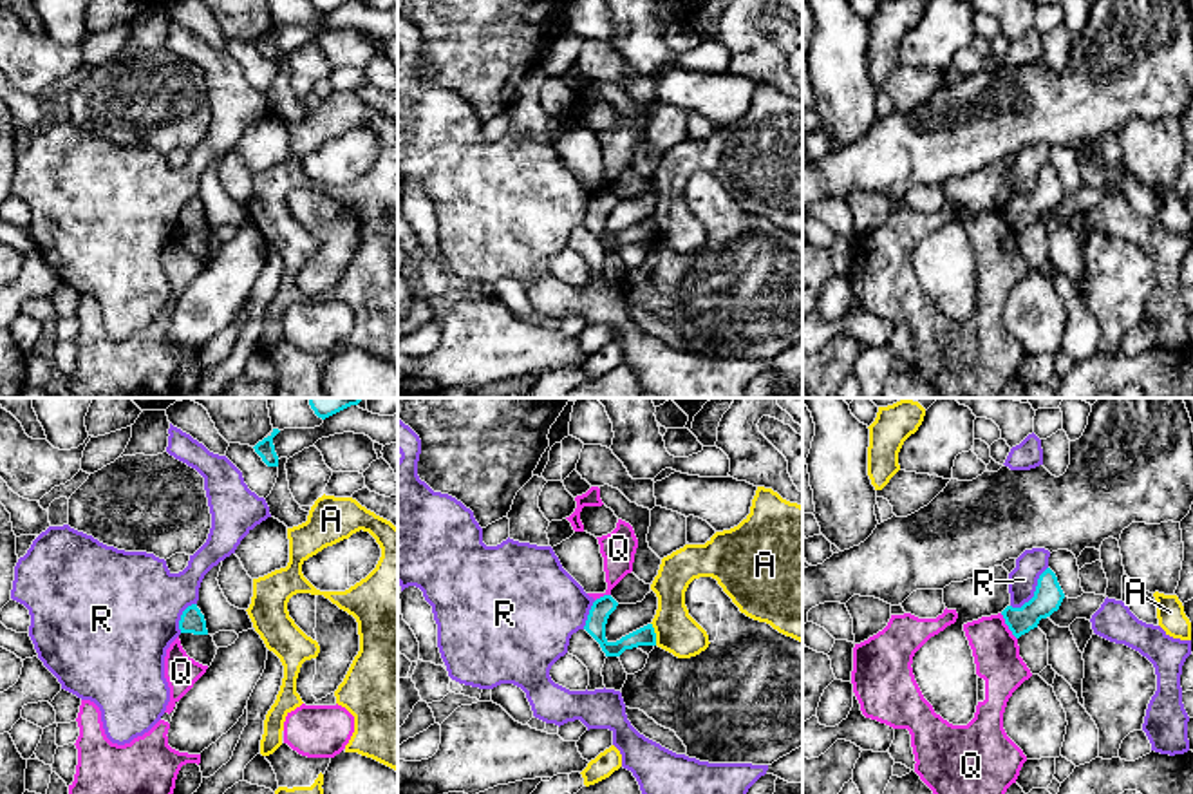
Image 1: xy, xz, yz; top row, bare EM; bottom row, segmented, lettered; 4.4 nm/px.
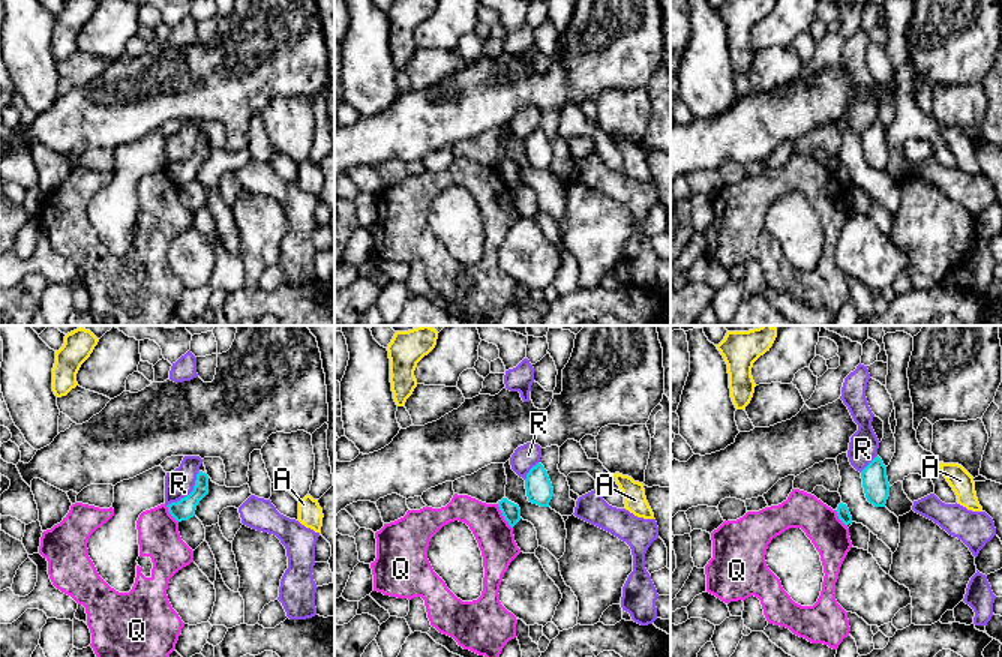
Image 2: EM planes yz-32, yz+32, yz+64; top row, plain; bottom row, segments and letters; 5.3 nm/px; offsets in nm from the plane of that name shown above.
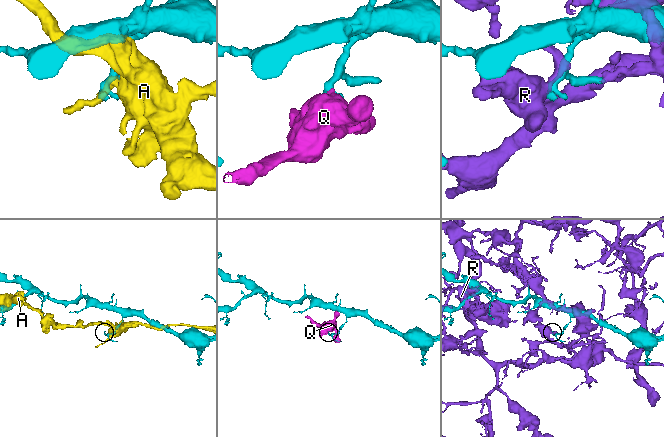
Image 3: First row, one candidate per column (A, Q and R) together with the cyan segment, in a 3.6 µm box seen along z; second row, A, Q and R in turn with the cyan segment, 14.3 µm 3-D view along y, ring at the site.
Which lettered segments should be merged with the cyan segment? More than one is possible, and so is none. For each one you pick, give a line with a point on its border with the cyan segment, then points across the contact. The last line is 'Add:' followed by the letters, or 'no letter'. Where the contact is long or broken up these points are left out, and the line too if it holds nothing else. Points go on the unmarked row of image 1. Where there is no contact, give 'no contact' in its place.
Add: no letter

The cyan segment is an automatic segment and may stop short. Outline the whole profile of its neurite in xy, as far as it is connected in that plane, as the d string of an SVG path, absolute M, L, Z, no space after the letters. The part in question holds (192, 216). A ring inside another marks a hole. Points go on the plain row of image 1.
M197 199L188 201L179 215L181 228L208 230L206 215Z

